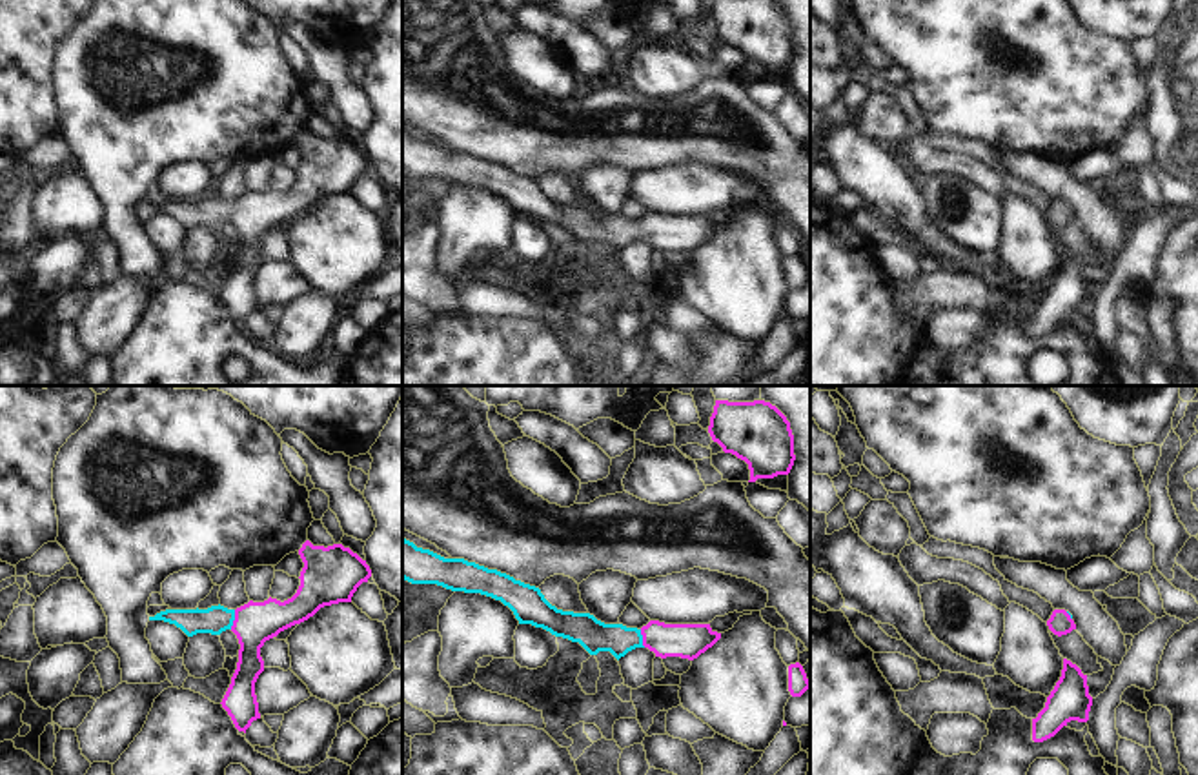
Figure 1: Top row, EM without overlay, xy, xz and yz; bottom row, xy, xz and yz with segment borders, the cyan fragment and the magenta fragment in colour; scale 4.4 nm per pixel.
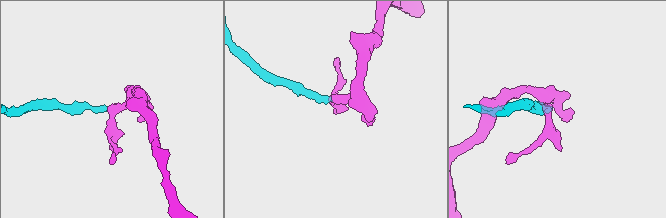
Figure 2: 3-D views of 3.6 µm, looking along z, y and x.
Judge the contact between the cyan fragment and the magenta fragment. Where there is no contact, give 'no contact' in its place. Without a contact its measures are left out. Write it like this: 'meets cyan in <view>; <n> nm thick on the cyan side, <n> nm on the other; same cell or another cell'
meets cyan in xy; 120 nm thick on the cyan side, 190 nm on the other; same cell

